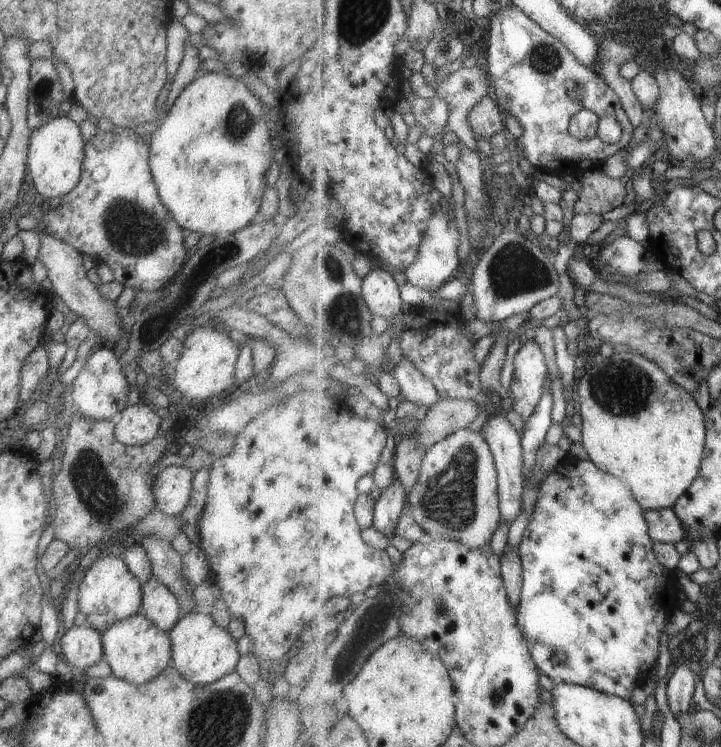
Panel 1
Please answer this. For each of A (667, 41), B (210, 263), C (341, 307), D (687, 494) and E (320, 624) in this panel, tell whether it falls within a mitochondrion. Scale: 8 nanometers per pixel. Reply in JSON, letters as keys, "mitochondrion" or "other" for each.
{"A":"other","B":"mitochondrion","C":"mitochondrion","D":"other","E":"other"}

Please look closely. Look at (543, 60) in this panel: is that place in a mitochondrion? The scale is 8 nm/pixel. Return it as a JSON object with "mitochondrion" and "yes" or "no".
{"mitochondrion":"yes"}

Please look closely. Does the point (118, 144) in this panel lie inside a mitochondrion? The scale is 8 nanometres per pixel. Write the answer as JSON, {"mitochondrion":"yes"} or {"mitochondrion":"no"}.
{"mitochondrion":"no"}

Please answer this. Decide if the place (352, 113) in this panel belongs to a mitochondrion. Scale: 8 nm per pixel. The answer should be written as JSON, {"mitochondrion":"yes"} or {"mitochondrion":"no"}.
{"mitochondrion":"no"}

